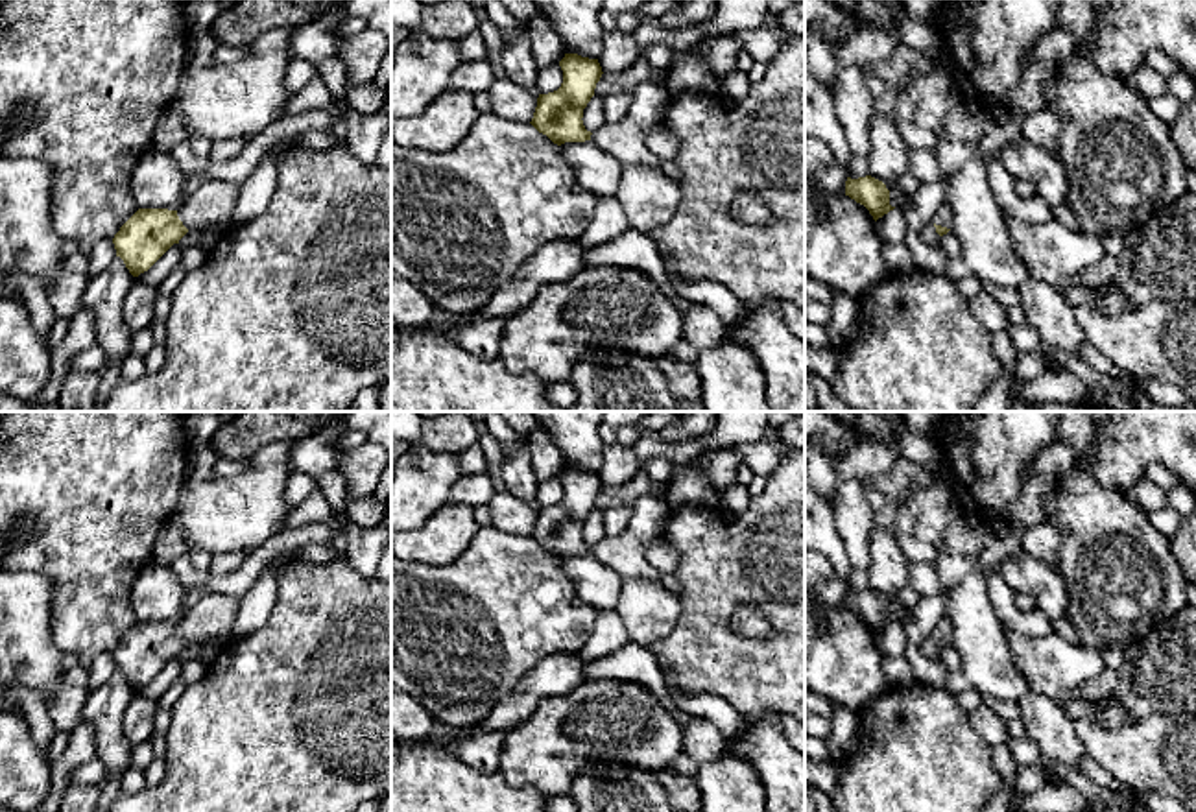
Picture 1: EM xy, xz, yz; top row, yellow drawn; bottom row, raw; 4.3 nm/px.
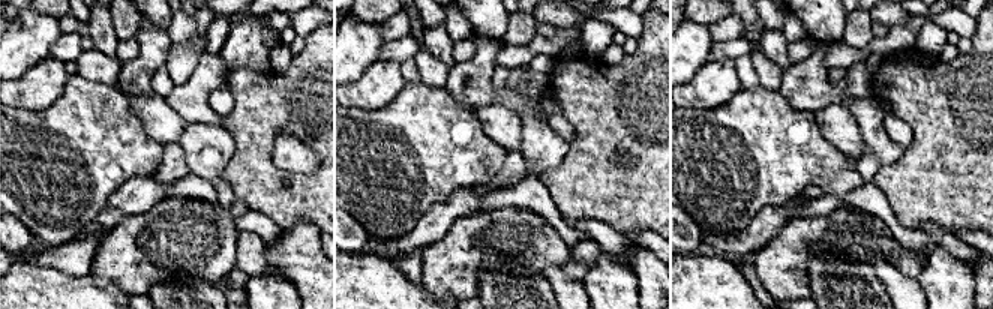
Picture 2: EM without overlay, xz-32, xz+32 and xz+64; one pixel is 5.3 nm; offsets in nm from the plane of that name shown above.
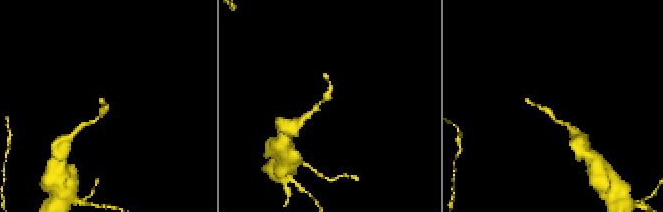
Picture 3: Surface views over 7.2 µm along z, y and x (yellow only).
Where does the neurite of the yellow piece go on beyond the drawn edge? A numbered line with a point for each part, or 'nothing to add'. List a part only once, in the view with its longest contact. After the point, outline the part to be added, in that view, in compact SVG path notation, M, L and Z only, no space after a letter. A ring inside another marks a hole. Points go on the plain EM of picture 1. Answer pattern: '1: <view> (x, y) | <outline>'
1: xy (213, 617) | M207 592L177 624L188 644L227 642L240 611L240 598Z

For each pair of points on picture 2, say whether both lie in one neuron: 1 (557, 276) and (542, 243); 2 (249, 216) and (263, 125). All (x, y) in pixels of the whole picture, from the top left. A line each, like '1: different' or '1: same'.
1: different
2: different

